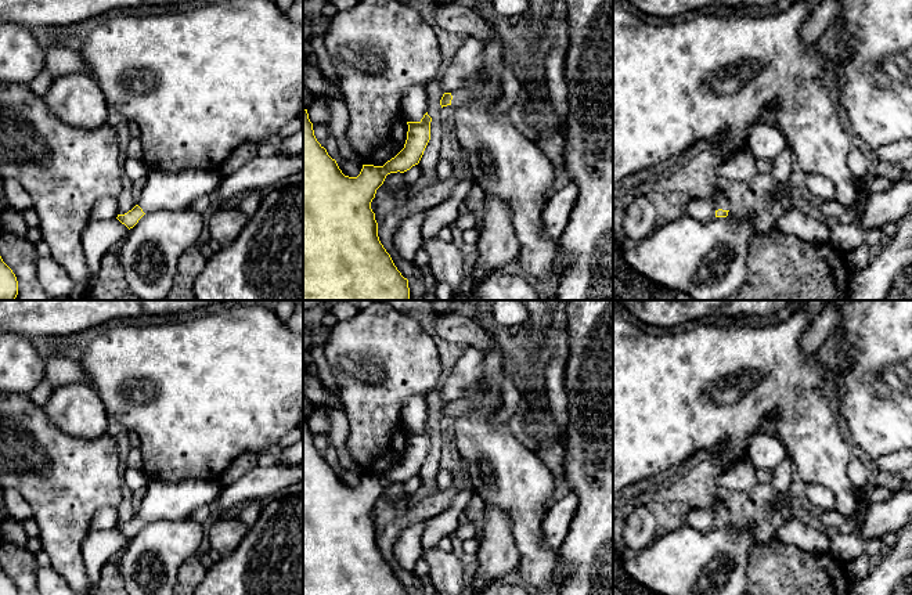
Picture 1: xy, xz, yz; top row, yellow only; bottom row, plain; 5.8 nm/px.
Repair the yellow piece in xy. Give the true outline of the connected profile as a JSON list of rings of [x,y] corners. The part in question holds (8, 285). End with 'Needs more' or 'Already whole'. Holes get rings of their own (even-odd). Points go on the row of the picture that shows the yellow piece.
[[[0,256],[0,300],[14,300],[17,295],[18,295],[17,277]]]. Already whole

